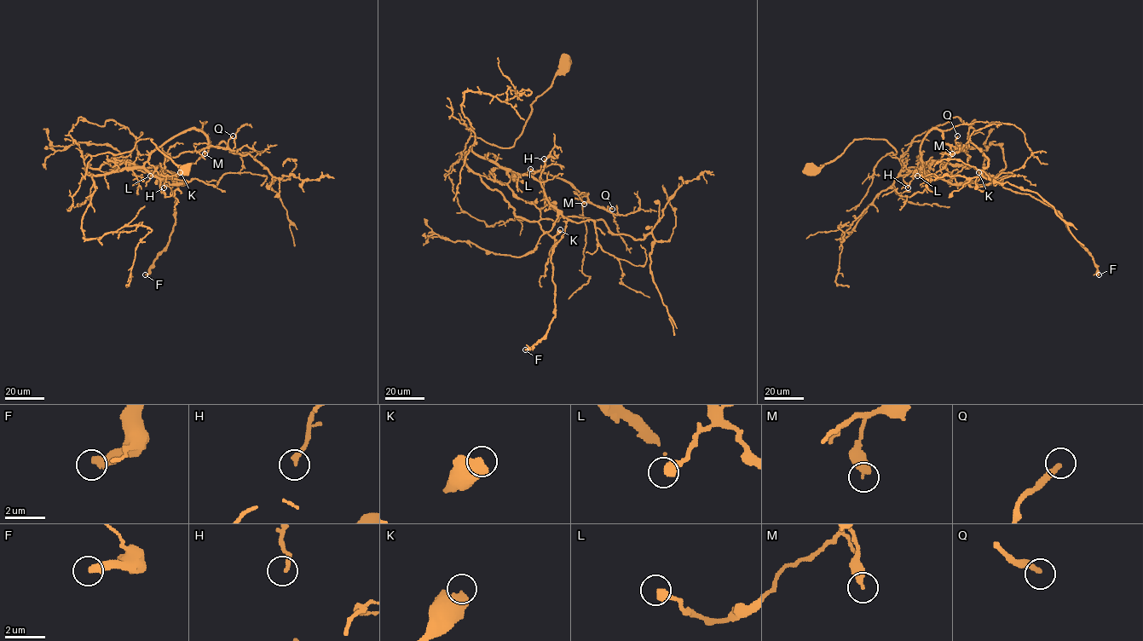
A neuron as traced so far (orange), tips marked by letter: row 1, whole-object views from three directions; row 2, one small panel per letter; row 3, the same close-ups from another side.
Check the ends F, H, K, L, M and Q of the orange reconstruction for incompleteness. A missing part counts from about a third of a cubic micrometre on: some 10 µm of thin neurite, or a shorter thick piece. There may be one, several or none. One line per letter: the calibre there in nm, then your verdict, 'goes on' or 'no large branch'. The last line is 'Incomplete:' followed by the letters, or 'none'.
F: 400 nm | goes on
H: 190 nm | no large branch
K: 600 nm | goes on
L: 440 nm | no large branch
M: 400 nm | no large branch
Q: 280 nm | goes on
Incomplete: F, K, Q

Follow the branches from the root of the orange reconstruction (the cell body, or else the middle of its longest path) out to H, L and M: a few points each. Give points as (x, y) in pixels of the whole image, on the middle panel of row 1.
H: (565, 61), (531, 104), (511, 147), (470, 136), (464, 150), (522, 175), (537, 171), (544, 158)
L: (565, 61), (531, 104), (511, 147), (474, 136), (465, 144), (464, 153), (516, 172), (533, 174), (530, 169)
M: (565, 61), (511, 147), (470, 136), (464, 151), (522, 175), (564, 180), (588, 194), (584, 204)

